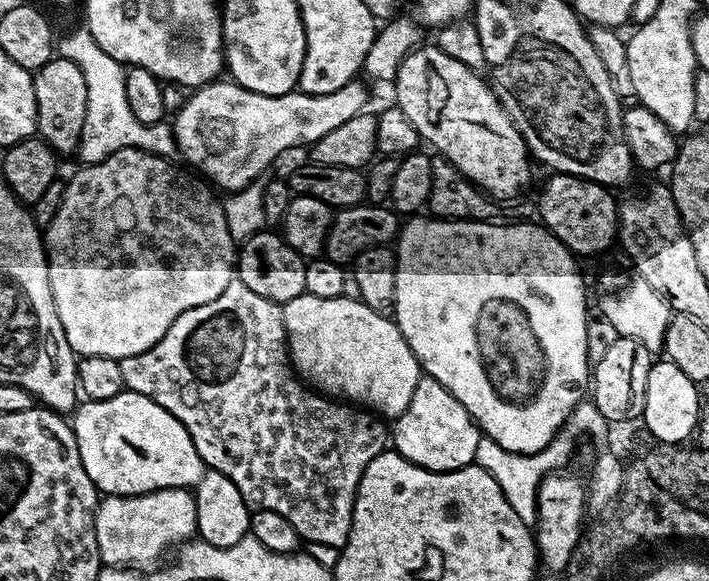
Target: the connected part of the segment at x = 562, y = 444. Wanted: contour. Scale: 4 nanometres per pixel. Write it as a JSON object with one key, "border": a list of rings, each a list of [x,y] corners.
{"border":[[[581,402],[577,408],[572,409],[572,416],[568,419],[567,426],[561,428],[556,437],[542,451],[534,454],[518,454],[504,450],[502,446],[498,446],[498,442],[494,442],[488,436],[481,435],[474,461],[475,467],[486,470],[492,475],[494,482],[498,482],[506,502],[510,502],[514,514],[518,514],[518,518],[522,518],[524,524],[532,526],[536,523],[536,494],[540,490],[540,483],[543,482],[545,476],[563,469],[567,465],[564,463],[572,456],[571,428],[585,428],[586,431],[600,436],[603,434],[604,428],[606,429],[606,421],[595,404]]]}

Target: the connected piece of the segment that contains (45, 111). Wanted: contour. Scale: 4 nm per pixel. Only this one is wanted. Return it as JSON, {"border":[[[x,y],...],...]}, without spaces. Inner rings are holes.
{"border":[[[57,55],[46,66],[42,66],[33,75],[34,98],[36,99],[36,131],[39,139],[45,140],[53,150],[56,151],[57,157],[64,158],[77,151],[82,138],[82,126],[86,122],[86,78],[82,78],[82,70],[75,59],[67,60],[66,57]]]}

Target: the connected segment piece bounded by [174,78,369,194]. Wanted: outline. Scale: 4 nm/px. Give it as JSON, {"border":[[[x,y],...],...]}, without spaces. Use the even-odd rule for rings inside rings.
{"border":[[[220,78],[213,83],[204,85],[203,88],[195,89],[185,99],[180,111],[175,113],[176,147],[179,155],[181,157],[184,155],[202,175],[209,176],[209,178],[204,178],[211,181],[217,189],[225,188],[225,193],[228,194],[238,192],[242,188],[247,188],[249,184],[259,181],[261,179],[259,176],[287,148],[300,148],[303,144],[305,146],[316,144],[322,138],[326,138],[326,134],[330,134],[330,130],[338,130],[338,126],[343,126],[345,122],[350,122],[350,118],[365,111],[369,107],[367,86],[369,87],[363,79],[357,78],[346,82],[346,86],[334,90],[330,94],[310,94],[293,90],[281,96],[271,96],[270,94],[251,92],[238,83]]]}

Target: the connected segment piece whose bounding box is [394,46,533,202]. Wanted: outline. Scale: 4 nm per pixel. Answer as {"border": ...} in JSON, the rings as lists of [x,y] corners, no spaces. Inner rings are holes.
{"border":[[[421,46],[404,59],[398,70],[394,81],[395,103],[402,114],[406,114],[410,122],[414,122],[425,145],[433,144],[435,151],[445,156],[467,180],[483,188],[497,201],[503,202],[518,195],[531,182],[533,161],[530,159],[528,144],[514,126],[510,114],[506,114],[491,83],[485,77],[483,80],[480,75],[477,69],[462,66],[458,58],[450,58],[450,54],[446,54],[441,48]]]}

